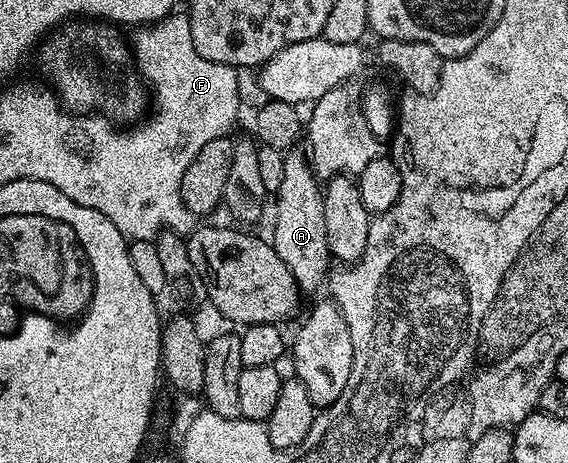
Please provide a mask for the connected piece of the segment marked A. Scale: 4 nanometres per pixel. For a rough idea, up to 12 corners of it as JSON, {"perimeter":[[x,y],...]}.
{"perimeter":[[284,155],[269,243],[311,292],[333,260],[320,181]]}

